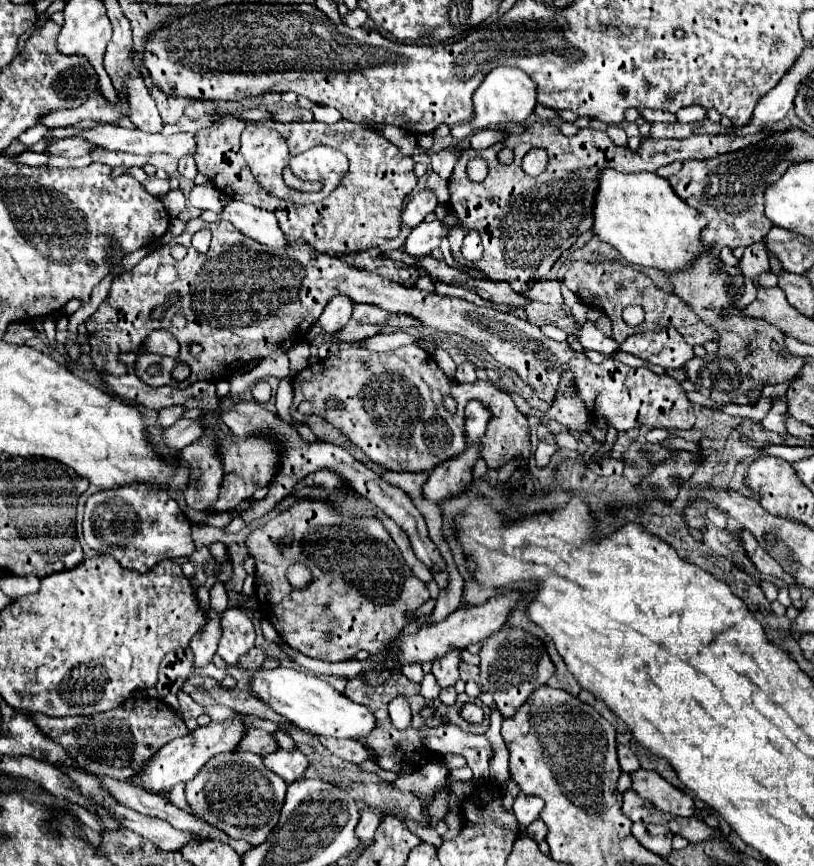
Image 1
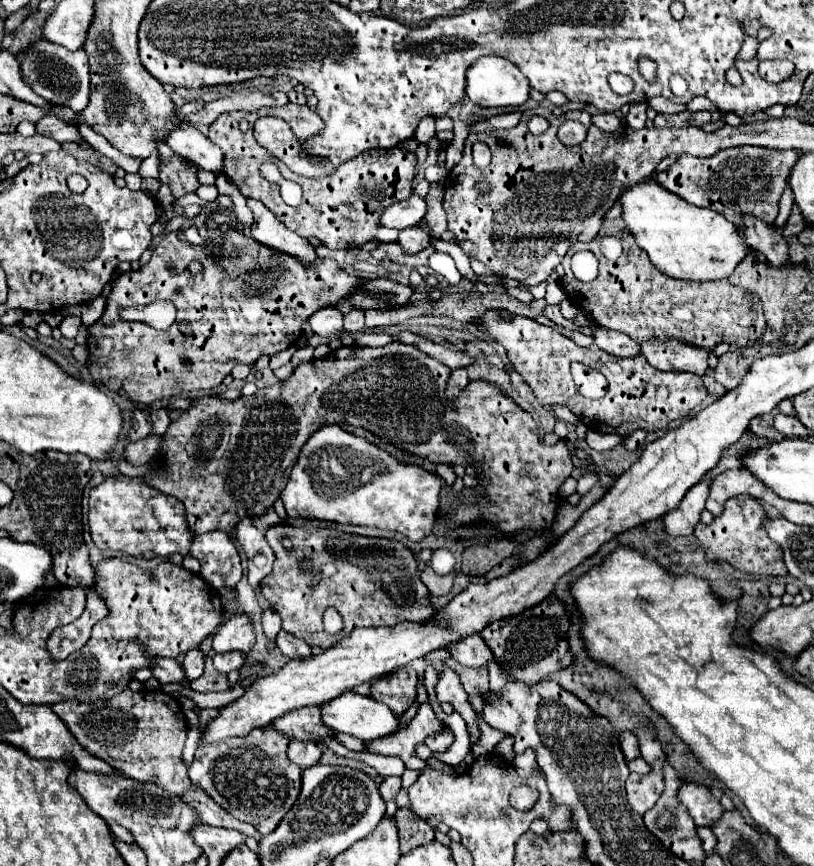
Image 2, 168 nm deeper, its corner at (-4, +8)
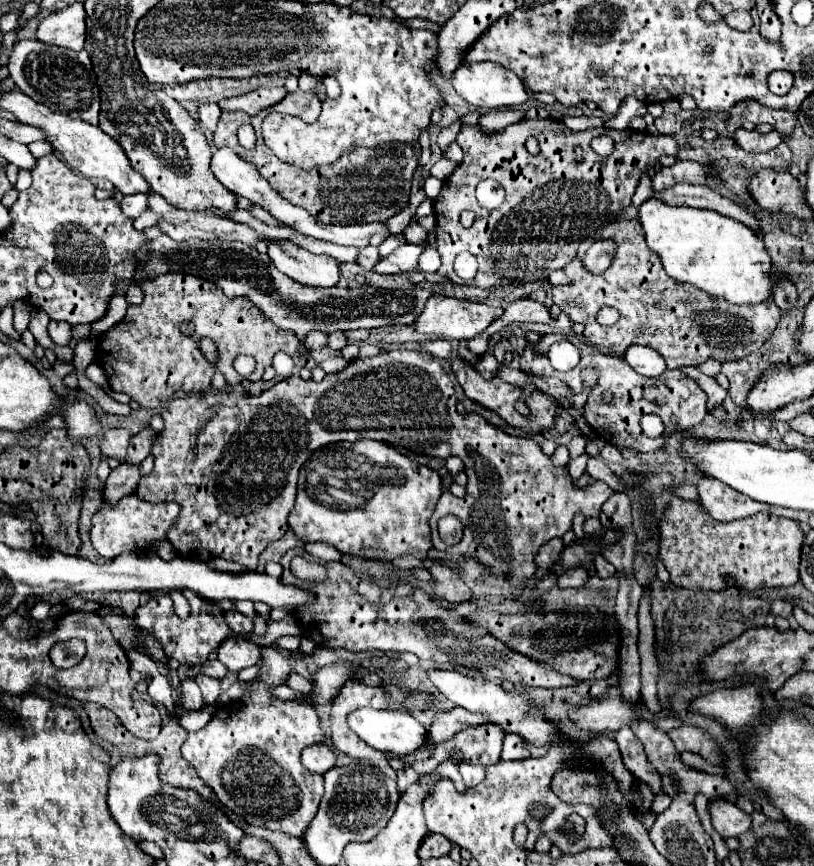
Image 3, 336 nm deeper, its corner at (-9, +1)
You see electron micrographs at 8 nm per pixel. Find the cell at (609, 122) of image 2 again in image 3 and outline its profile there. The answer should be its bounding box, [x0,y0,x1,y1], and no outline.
[564,116,604,130]

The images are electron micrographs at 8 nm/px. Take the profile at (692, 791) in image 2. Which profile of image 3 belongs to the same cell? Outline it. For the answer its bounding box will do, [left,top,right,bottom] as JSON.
[710,800,752,838]

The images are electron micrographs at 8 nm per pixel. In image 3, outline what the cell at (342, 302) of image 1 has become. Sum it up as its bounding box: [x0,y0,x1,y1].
[304,332,326,350]

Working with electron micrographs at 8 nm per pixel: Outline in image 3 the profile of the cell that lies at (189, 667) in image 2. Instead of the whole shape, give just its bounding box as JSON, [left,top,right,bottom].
[180,678,204,712]

